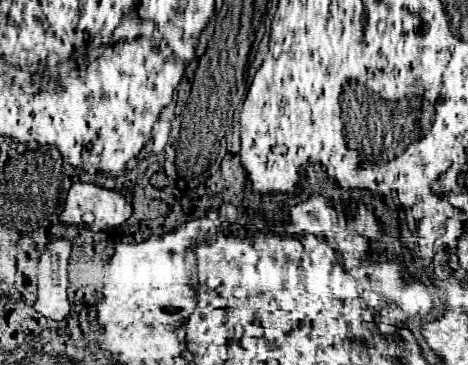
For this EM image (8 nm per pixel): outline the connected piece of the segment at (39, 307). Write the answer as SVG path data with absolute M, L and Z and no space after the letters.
M59 238L47 246L47 252L39 260L39 292L33 310L51 320L65 320L71 310L67 300L69 254L71 244Z

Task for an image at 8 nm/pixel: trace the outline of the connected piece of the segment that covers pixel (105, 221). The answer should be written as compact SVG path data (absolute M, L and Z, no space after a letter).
M77 182L67 194L65 210L59 222L65 226L81 226L81 216L87 212L95 216L93 224L87 228L91 232L107 232L121 226L131 216L131 204L117 192Z

